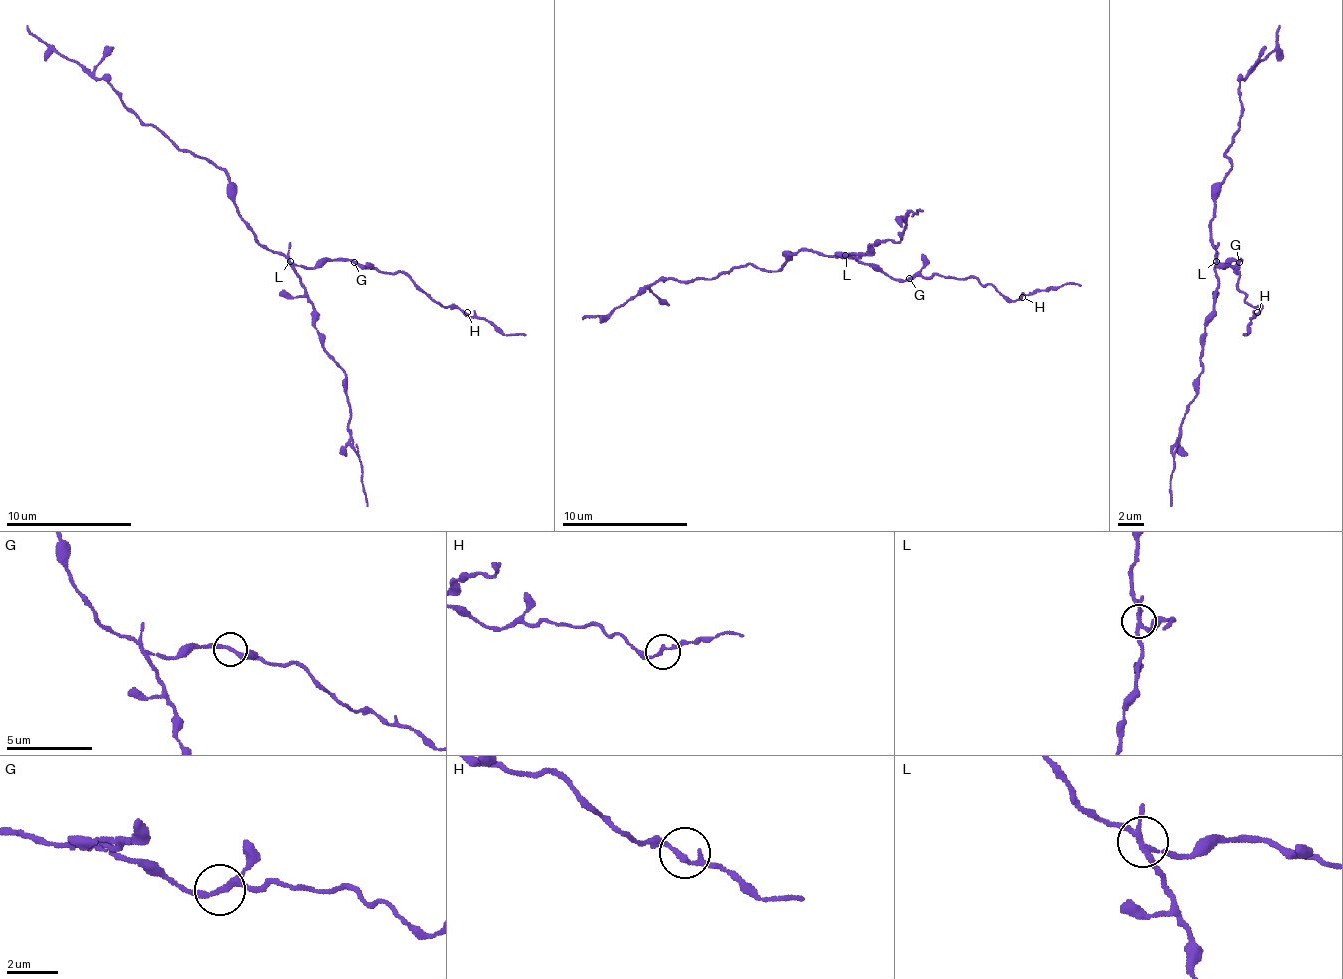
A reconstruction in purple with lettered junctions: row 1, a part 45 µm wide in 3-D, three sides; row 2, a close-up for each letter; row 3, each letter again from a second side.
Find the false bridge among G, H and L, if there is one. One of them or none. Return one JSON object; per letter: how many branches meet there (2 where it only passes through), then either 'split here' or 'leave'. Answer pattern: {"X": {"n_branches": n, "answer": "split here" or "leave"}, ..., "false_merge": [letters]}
{"G": {"n_branches": 3, "answer": "leave"}, "H": {"n_branches": 2, "answer": "leave"}, "L": {"n_branches": 4, "answer": "split here"}, "false_merge": ["L"]}

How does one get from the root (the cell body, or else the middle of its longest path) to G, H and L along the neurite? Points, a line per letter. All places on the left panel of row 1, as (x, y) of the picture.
G: (250, 230), (262, 246), (275, 252), (284, 252), (297, 265), (306, 268), (322, 268), (328, 262), (354, 262)
H: (250, 230), (297, 265), (357, 262), (407, 274), (439, 302), (467, 312)
L: (250, 230), (262, 246), (281, 252), (291, 262)

